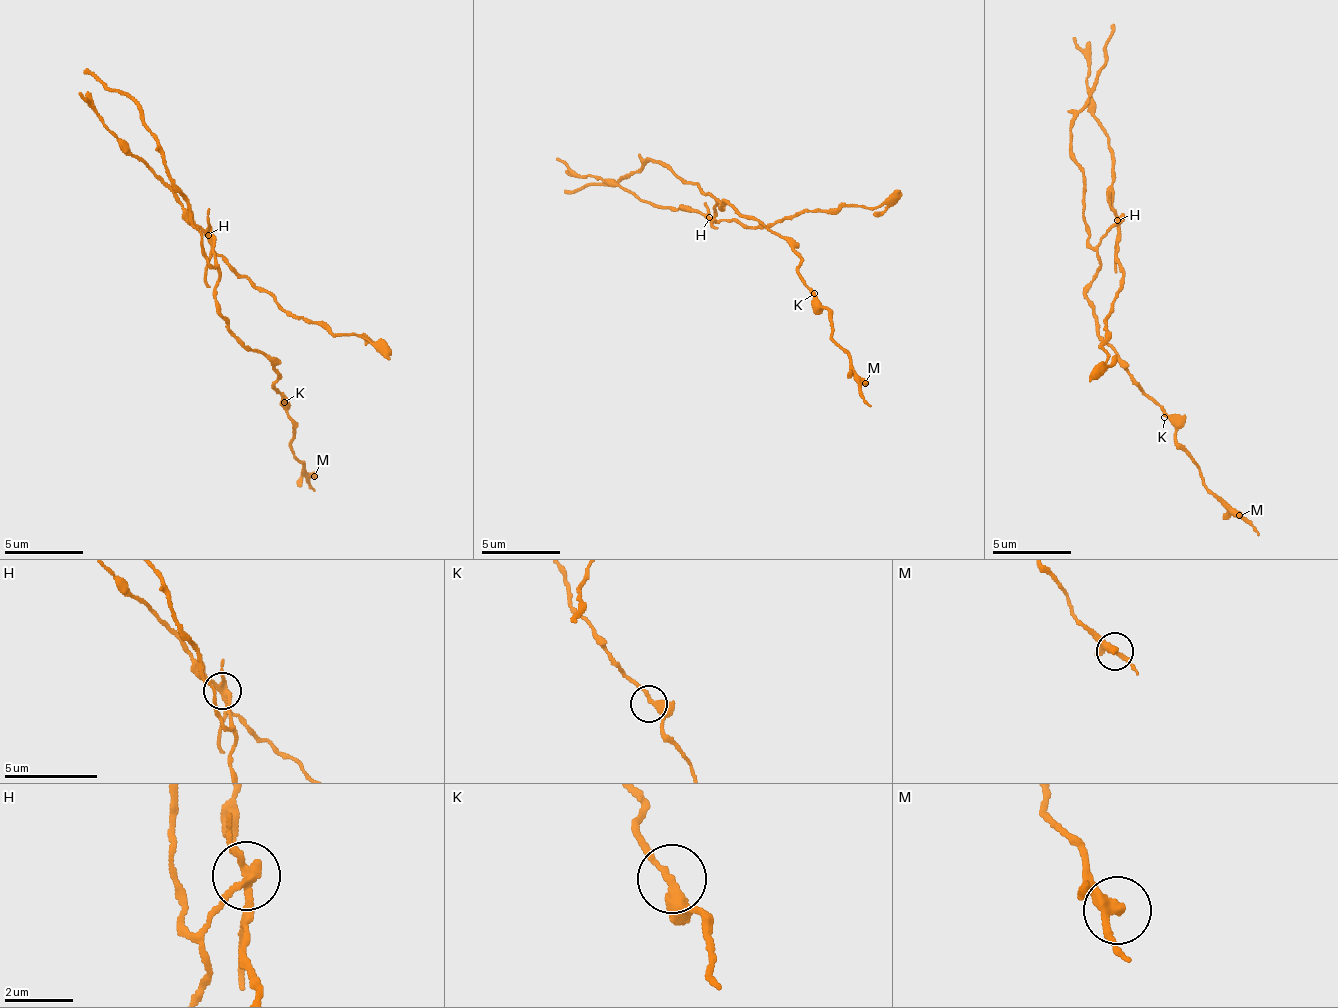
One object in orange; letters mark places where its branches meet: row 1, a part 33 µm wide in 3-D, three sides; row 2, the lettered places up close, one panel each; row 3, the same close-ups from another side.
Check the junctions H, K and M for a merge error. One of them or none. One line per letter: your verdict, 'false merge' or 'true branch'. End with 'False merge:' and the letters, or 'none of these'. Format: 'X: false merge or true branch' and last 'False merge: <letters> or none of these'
H: false merge
K: true branch
M: true branch
False merge: H

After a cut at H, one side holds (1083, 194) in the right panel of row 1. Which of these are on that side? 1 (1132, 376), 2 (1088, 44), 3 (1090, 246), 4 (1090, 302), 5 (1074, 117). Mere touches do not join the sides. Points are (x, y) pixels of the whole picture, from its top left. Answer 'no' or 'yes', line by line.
1: yes
2: no
3: yes
4: yes
5: yes

